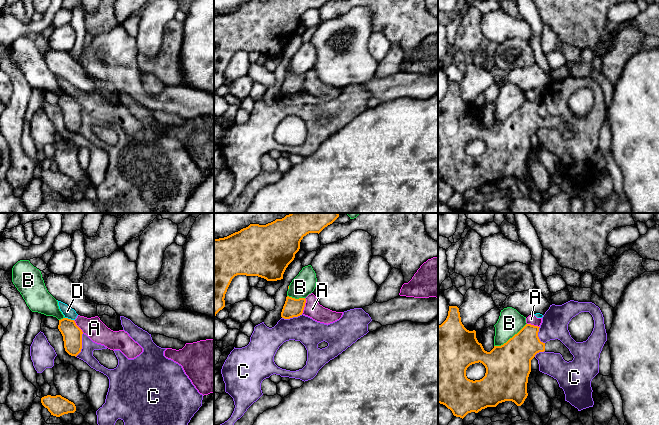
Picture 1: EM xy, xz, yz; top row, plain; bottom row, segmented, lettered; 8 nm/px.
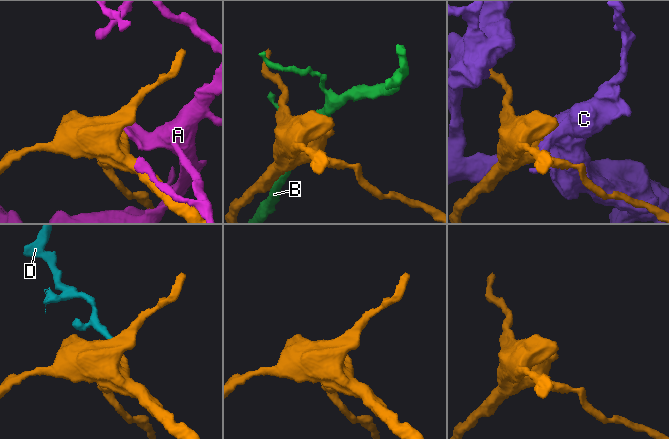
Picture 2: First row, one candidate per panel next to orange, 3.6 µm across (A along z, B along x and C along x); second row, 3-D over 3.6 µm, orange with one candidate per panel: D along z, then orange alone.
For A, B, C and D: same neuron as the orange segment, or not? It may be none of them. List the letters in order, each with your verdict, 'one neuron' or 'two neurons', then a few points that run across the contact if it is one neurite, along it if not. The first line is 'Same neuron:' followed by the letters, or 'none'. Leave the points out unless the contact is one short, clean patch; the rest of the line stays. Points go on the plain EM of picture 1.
Same neuron: none
A: two neurons
B: two neurons
C: two neurons
D: two neurons; line xy (65, 93), (73, 96)

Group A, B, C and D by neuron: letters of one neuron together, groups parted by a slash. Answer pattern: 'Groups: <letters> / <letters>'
Groups: A D / B / C

